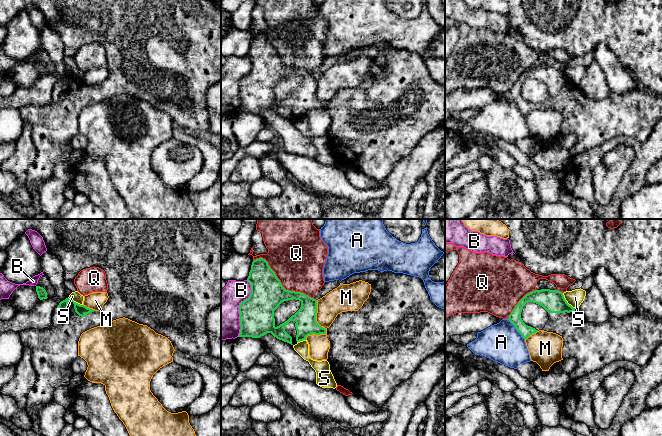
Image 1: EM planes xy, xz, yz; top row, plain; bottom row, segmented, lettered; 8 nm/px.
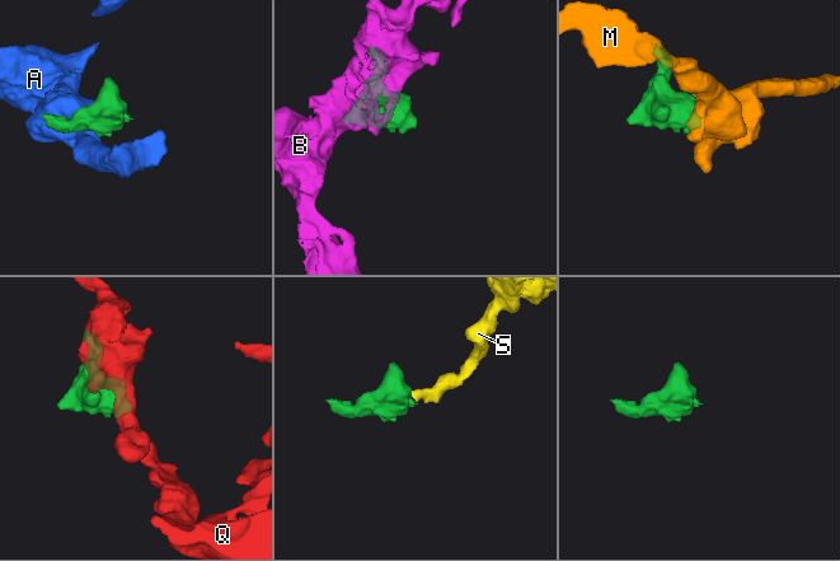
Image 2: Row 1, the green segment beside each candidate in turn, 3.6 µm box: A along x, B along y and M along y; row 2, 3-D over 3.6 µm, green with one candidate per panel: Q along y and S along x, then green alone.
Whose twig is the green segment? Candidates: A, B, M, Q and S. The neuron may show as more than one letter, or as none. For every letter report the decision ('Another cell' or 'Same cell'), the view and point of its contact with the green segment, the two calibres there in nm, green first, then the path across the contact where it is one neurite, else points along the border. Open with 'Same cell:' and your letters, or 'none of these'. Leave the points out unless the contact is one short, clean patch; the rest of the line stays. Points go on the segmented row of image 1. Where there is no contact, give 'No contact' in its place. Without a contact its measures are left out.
Same cell: none of these
A: Another cell. Touches green at yz (516, 328). Thickness 100 nm (green) against 320 nm. Boundary: yz (507, 318), (524, 339)
B: Another cell. Touches green at xz (239, 307). Thickness 280 nm (green) against 300 nm
M: Another cell. Touches green at xz (322, 327). Thickness 170 nm (green) against 190 nm
Q: Another cell. Touches green at xz (280, 283). Thickness 280 nm (green) against 440 nm
S: Another cell. Touches green at yz (566, 302). Thickness 190 nm (green) against 130 nm. Boundary: yz (562, 293), (565, 300), (575, 308)

